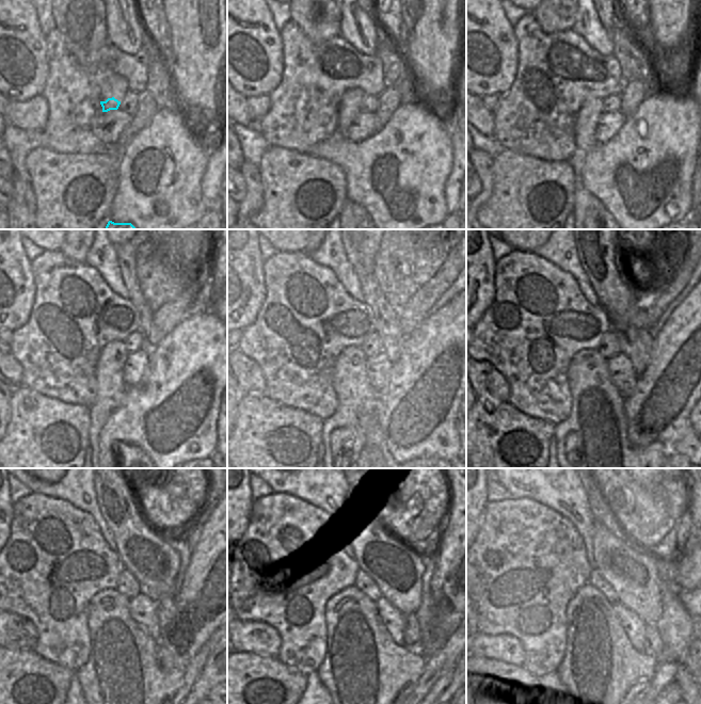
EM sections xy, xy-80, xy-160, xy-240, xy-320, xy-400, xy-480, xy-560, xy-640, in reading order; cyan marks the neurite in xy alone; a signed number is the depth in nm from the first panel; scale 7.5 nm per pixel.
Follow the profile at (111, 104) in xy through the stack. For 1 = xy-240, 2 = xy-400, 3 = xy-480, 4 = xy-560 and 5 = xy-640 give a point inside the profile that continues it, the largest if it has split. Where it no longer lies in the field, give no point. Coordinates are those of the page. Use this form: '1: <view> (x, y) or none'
1: xy-240 (110, 387)
2: xy-400 (596, 416)
3: xy-480 (124, 685)
4: xy-560 (368, 675)
5: xy-640 (603, 673)

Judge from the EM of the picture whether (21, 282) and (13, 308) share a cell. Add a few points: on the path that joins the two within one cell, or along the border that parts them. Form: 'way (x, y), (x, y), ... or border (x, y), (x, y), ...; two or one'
way (17, 288), (13, 302); one

